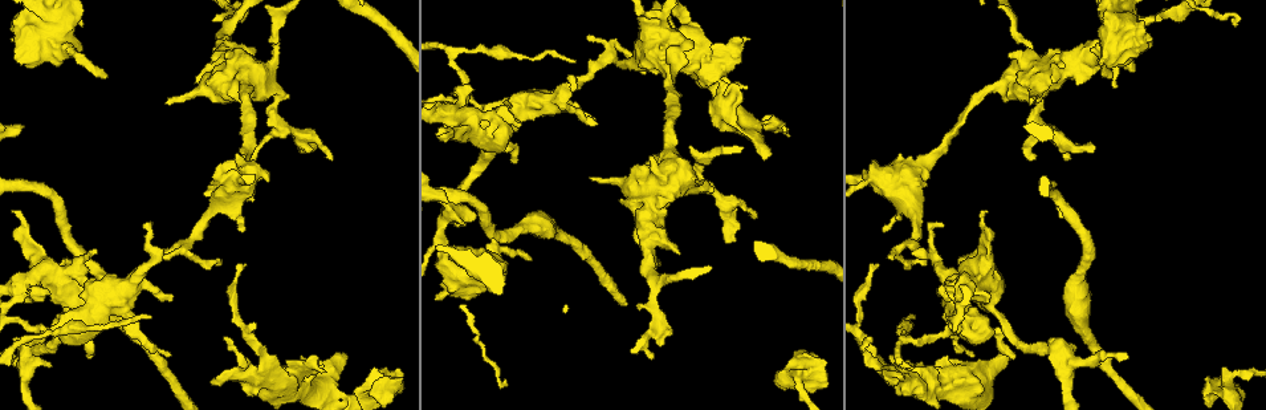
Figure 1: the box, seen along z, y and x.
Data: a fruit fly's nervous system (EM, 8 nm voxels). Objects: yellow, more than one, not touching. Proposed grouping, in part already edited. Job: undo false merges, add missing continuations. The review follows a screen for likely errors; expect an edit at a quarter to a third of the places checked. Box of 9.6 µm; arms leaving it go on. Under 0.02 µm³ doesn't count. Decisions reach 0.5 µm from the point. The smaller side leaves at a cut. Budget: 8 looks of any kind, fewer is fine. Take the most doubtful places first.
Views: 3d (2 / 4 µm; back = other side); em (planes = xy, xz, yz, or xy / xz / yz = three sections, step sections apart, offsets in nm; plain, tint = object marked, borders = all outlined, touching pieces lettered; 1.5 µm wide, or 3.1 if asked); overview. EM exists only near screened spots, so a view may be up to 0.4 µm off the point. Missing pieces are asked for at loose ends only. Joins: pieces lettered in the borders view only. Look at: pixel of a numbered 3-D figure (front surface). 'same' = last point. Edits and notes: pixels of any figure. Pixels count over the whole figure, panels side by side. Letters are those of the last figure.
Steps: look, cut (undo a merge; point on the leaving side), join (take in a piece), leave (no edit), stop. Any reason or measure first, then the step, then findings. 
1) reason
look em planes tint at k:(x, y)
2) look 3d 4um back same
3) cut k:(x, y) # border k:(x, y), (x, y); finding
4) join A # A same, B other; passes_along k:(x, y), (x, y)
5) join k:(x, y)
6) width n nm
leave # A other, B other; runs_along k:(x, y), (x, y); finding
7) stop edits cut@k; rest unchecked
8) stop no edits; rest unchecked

three arms meet
look 3d 4um at 1:(27, 338)

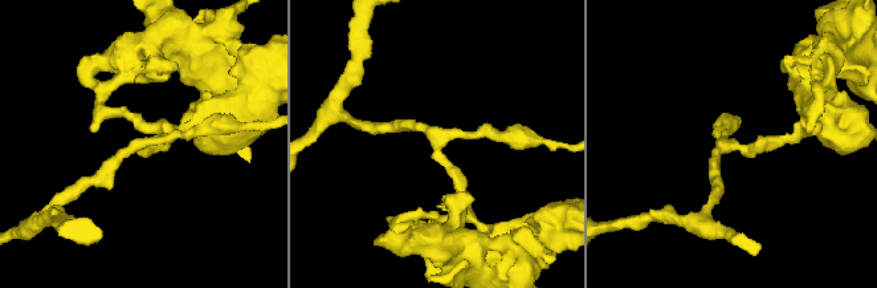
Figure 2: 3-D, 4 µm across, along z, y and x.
now the EM
look em xy step 4 tint at 2:(144, 146)

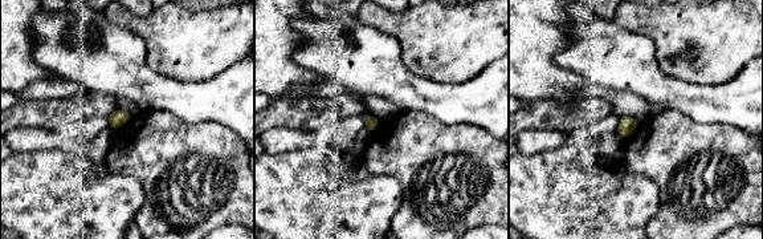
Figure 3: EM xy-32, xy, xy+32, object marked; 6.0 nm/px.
look em planes borders same

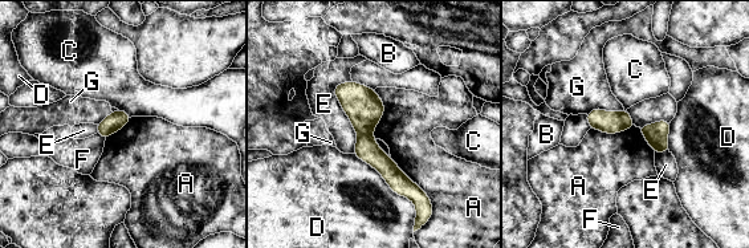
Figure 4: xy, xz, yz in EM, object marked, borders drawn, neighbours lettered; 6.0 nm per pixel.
width 110 nm; longest_contact D 500 nm
cut 4:(365, 109) # A other, B other, C other, D other, E other, F other, G other; two neurons meet here

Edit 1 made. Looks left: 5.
look overview

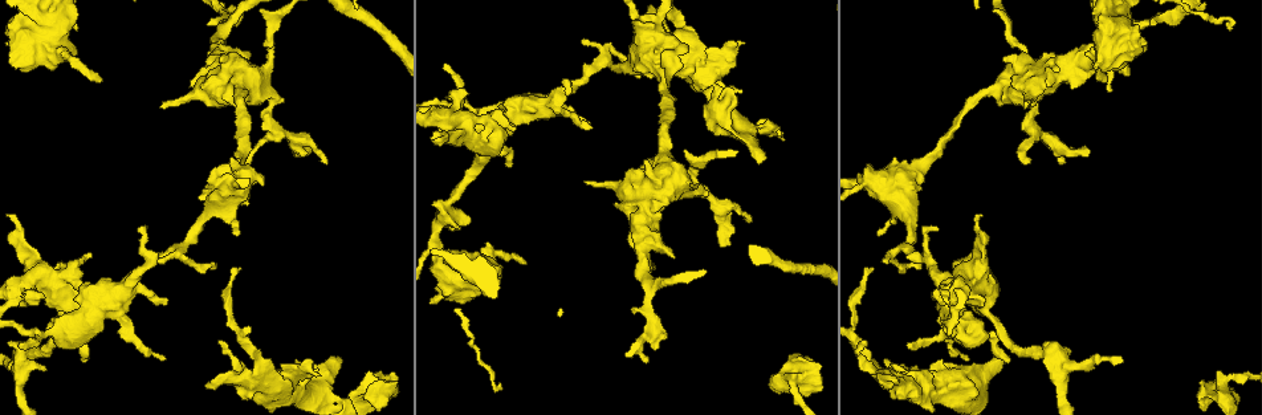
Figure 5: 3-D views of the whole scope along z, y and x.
look em planes plain at 5:(1220, 387)

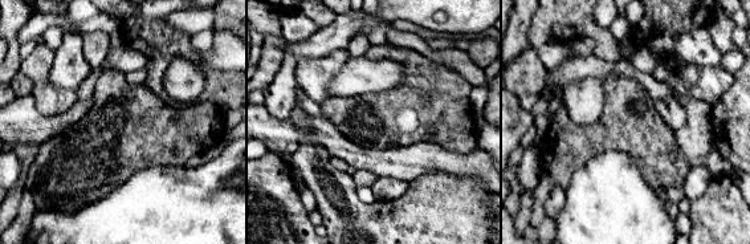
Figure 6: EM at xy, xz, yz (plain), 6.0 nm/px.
look em planes borders same

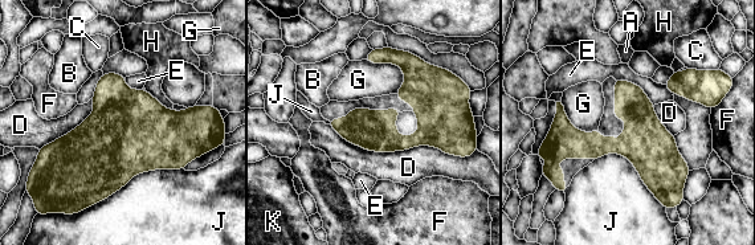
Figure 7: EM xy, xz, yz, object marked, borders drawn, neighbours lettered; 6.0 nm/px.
longest_contact D 800 nm
leave # A other, B other, C other, D other, E other, F other, G other, H other, J other, K other; runs_along 7:(551, 139), (643, 145), (685, 172); all the same neuron

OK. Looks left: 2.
free end
look em planes borders at 5:(1000, 362)

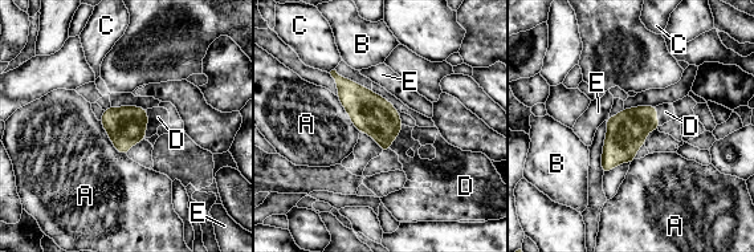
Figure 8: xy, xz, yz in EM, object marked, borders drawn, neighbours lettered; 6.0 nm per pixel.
join D # A other, B other, C other, D same, E other; passes_along 8:(126, 126), (147, 124), (158, 117); it goes on there

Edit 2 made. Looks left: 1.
stop edits cut@4, join@8; rest unchecked

